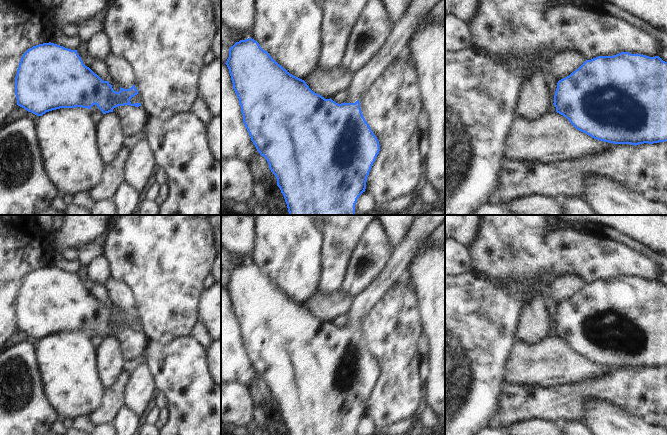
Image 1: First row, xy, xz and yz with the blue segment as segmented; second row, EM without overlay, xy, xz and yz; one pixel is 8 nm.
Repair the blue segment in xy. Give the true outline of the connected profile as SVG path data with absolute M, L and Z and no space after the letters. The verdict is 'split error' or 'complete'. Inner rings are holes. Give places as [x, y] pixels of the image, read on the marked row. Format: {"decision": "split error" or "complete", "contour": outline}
{"decision": "complete", "contour": "M51 42L39 44L28 49L21 57L15 77L17 105L37 116L42 116L46 112L60 108L82 107L91 109L95 104L103 114L113 112L113 109L118 106L130 105L139 107L141 106L141 103L132 104L130 102L130 99L137 94L138 90L135 85L129 89L120 87L119 92L114 91L112 85L108 81L103 81L89 67L84 65L77 50L71 50Z"}

